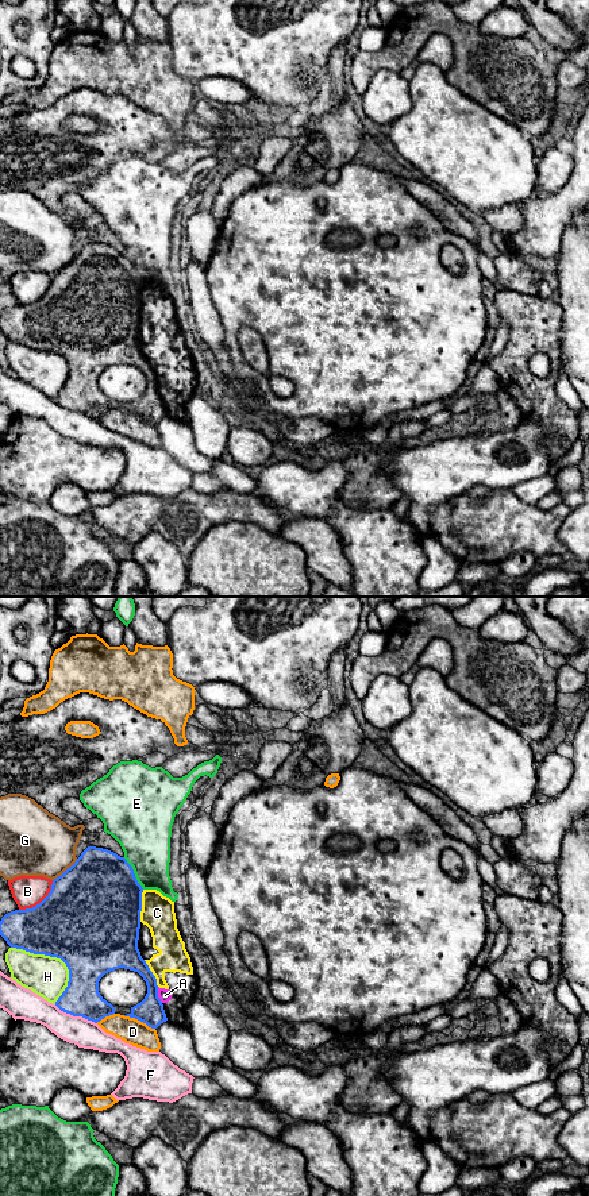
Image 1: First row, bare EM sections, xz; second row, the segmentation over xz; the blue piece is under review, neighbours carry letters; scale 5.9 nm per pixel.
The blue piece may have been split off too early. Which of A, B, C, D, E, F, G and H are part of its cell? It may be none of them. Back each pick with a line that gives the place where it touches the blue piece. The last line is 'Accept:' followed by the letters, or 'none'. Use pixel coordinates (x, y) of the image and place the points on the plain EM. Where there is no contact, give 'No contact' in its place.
Accept: none

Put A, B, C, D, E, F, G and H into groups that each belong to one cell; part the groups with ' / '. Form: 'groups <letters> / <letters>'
groups A C / B / D / E / F / G / H

